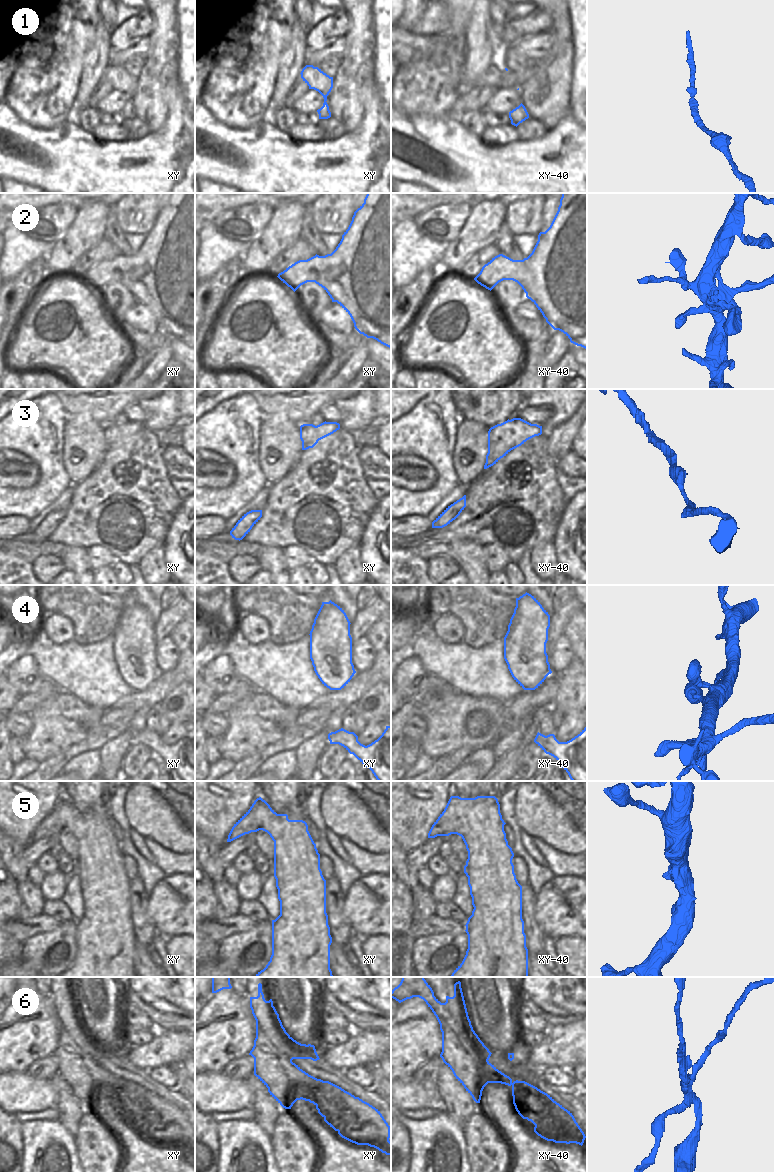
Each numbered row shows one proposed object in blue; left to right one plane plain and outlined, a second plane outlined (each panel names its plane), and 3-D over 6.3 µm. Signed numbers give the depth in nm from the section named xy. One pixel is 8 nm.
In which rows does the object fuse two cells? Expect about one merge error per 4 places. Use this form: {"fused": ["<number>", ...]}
{"fused": ["6"]}

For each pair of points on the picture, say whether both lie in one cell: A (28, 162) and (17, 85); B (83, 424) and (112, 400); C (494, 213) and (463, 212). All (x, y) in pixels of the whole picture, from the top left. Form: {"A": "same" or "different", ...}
{"A": "different", "B": "different", "C": "different"}

